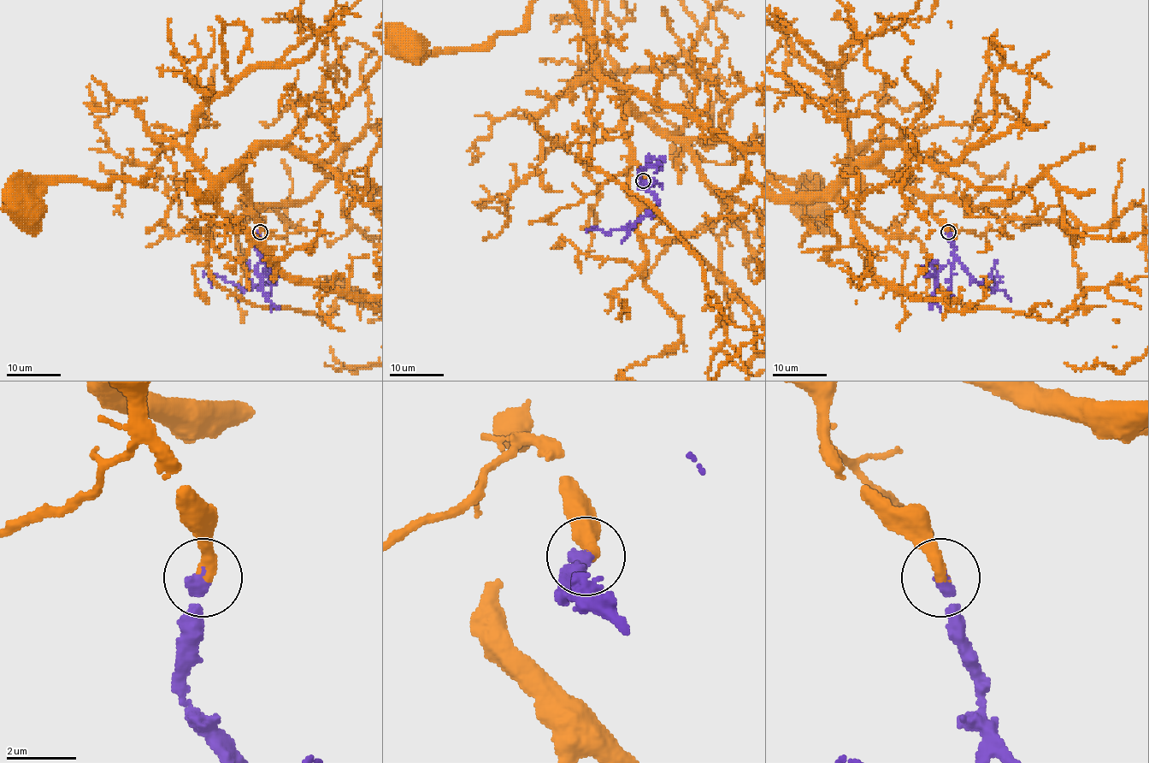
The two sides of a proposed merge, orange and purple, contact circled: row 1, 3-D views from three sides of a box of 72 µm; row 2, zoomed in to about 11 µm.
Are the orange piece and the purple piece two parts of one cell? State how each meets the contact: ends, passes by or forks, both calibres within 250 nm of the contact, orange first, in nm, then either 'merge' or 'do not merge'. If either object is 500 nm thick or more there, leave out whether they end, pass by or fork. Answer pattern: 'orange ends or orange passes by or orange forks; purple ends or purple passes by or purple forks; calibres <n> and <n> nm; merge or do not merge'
orange ends; purple ends; calibres 400 and 380 nm; merge

